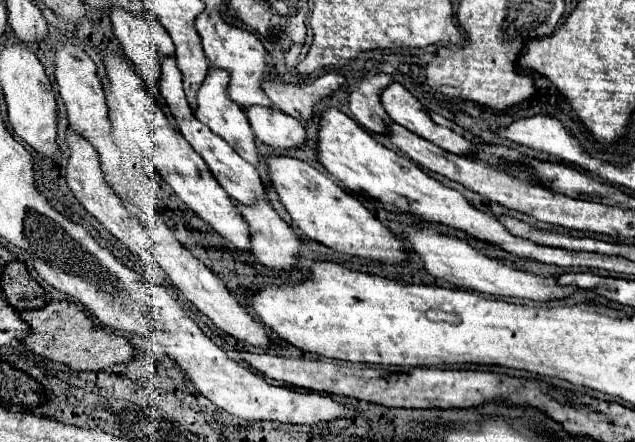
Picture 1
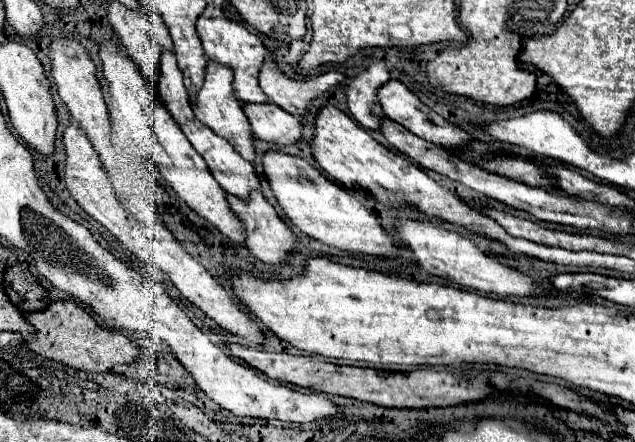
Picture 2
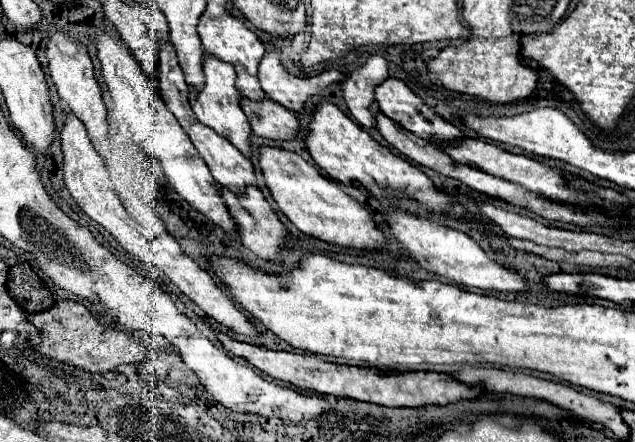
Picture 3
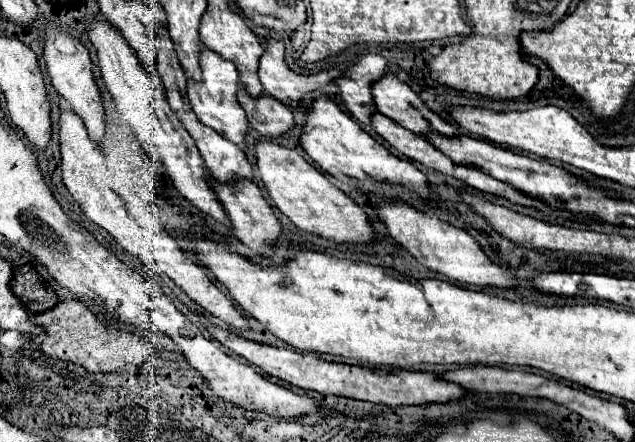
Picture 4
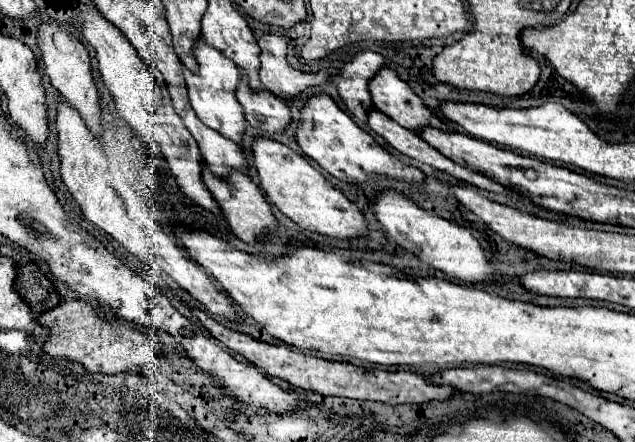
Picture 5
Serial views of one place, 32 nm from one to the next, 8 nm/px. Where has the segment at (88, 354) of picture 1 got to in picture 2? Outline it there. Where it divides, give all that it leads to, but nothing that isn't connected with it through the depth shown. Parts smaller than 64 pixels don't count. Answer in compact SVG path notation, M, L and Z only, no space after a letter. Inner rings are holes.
M62 300L52 302L48 308L38 312L28 312L24 318L34 326L36 338L28 342L28 348L44 358L58 360L70 368L86 370L86 372L106 372L116 364L130 364L140 358L140 348L130 342L124 334L116 330L100 328L94 318L76 302Z

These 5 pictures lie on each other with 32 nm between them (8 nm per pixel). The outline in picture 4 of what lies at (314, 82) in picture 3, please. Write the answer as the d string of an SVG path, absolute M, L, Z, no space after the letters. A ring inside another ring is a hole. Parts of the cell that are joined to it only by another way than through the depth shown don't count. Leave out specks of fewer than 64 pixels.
M268 40L266 52L260 58L258 68L260 82L264 86L264 92L276 100L282 100L282 104L296 108L298 102L314 90L320 90L328 82L340 78L342 74L338 70L320 72L314 76L300 76L294 74L286 62L284 62L284 44L280 40Z

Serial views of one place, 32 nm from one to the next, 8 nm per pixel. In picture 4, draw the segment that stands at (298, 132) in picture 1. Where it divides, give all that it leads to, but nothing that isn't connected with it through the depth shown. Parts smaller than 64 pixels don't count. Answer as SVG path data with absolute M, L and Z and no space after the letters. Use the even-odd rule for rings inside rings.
M242 88L238 90L238 102L246 112L250 126L262 134L264 138L280 138L286 136L294 126L292 110L272 96L264 94L260 98L250 98Z

